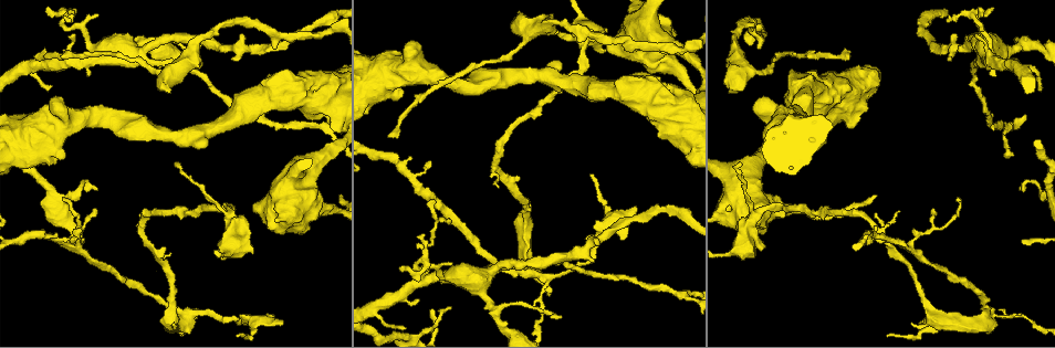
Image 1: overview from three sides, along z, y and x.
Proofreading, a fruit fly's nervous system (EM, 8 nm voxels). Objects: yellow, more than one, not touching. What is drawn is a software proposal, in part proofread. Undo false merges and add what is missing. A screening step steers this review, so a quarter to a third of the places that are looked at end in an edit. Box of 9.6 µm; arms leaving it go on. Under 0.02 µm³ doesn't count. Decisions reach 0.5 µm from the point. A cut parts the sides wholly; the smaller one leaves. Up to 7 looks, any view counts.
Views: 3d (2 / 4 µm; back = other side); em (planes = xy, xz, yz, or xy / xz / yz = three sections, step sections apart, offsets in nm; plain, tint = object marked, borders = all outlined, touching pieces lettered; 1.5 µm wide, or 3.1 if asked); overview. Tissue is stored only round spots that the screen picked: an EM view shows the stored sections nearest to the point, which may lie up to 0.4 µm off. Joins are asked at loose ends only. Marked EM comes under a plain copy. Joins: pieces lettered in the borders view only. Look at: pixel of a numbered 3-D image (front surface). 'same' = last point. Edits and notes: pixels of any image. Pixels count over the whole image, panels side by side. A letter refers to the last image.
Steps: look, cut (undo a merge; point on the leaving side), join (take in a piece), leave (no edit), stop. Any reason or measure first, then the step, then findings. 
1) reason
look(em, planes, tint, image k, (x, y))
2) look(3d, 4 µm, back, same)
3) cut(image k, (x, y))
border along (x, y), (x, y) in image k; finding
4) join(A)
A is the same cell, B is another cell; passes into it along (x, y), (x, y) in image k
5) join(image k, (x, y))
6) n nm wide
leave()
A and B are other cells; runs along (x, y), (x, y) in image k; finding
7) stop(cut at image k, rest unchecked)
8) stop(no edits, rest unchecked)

an open end
look(3d, 4 µm, image 1, (303, 226))

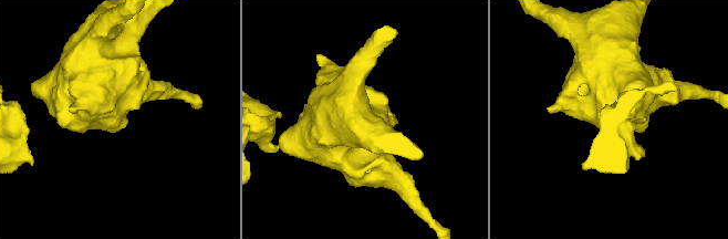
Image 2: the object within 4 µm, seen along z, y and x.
shape alone is not enough
look(em, yz, step 4, borders, image 2, (120, 117))

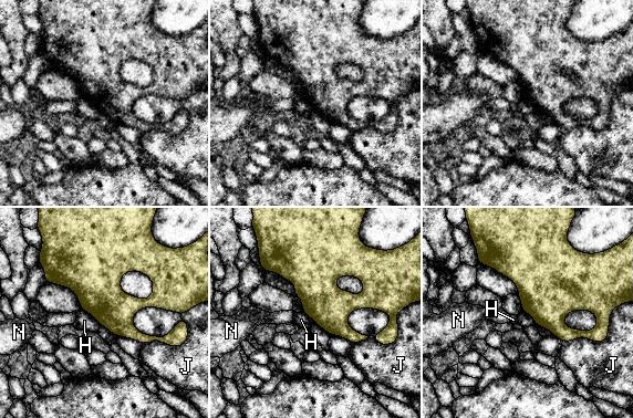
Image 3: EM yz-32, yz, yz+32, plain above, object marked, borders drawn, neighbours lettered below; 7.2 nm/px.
J touches over 550 nm
leave()
H, J and N are other cells; border along (294, 295), (301, 299), (303, 312) in image 3; no lettered piece goes on from it

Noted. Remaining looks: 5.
look(3d, 2 µm, image 1, (499, 187))

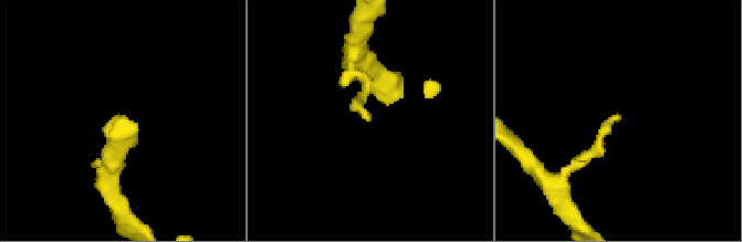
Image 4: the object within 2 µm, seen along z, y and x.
look(em, planes, borders, image 4, (119, 116))

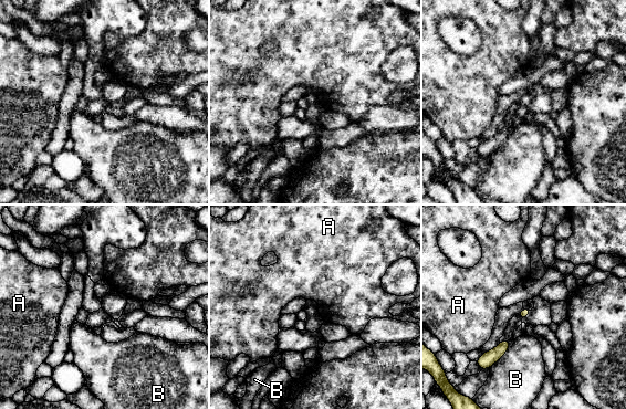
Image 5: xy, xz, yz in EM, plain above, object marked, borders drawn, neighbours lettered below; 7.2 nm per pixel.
leave()
A and B are other cells; border along (512, 341), (508, 349), (489, 367) in image 5; none of them fits

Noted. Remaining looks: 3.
calibre changes
look(3d, 2 µm, image 1, (204, 39))

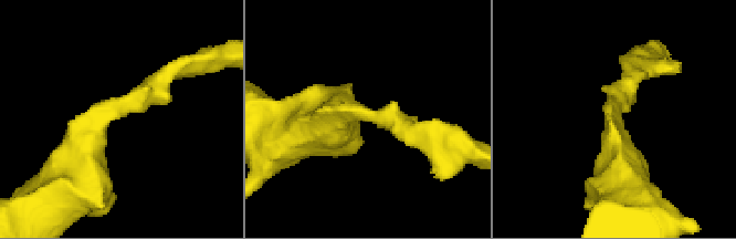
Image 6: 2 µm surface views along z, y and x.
arms of 180, 440 nm; need the tissue
look(em, xz, step 4, tint, image 6, (115, 111))

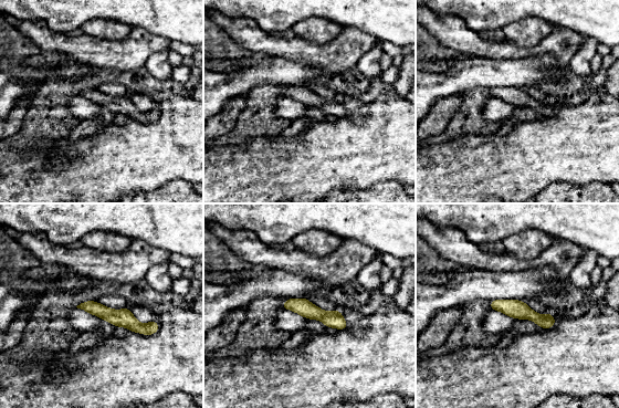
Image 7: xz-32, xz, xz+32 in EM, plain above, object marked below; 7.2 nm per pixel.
see the neighbours
look(em, xz, step 4, borders, same)

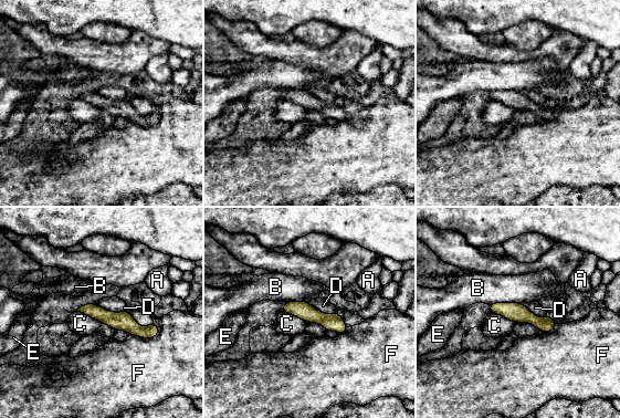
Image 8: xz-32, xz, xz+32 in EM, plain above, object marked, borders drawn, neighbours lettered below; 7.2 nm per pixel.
110 nm wide
leave()
A, B, C, D, E and F are other cells; one cell here

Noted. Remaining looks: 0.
stop(no edits, rest unchecked)

